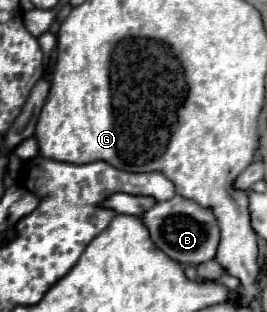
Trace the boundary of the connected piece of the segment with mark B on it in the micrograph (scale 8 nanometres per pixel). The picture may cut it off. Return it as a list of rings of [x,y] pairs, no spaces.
[[[175,195],[169,201],[157,203],[149,213],[145,213],[143,221],[149,227],[149,233],[155,245],[183,265],[199,265],[199,263],[211,261],[217,253],[219,223],[217,223],[217,217],[213,215],[213,209],[209,207],[201,207],[195,201]]]

